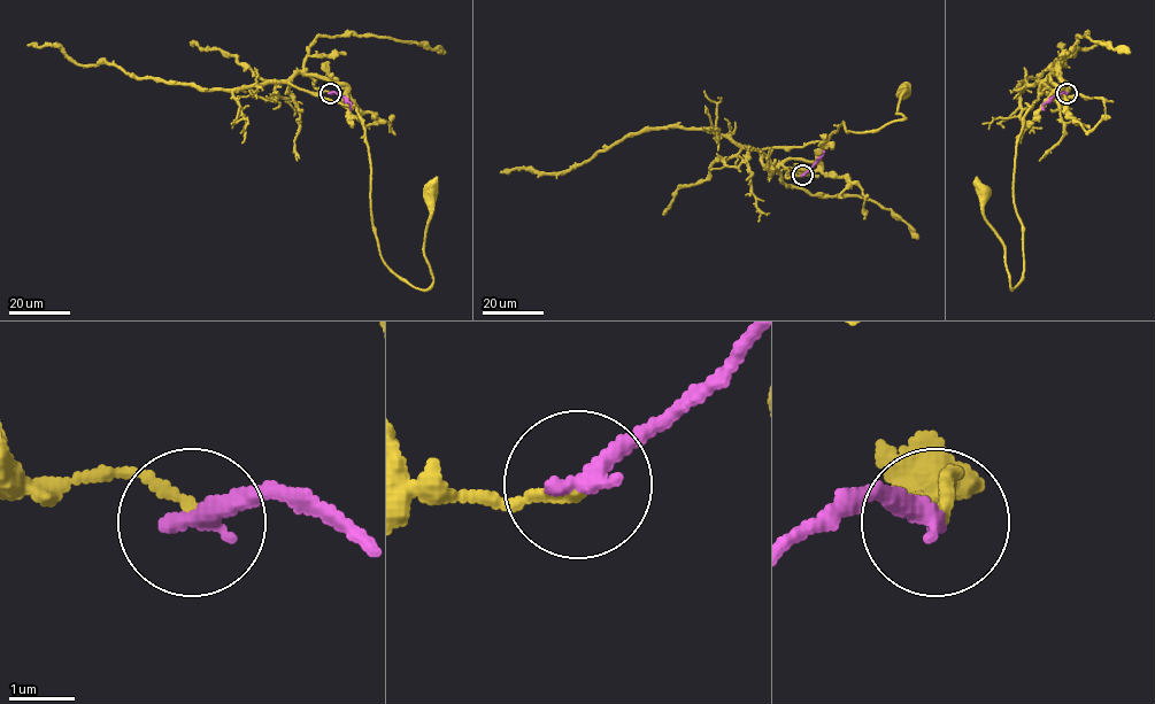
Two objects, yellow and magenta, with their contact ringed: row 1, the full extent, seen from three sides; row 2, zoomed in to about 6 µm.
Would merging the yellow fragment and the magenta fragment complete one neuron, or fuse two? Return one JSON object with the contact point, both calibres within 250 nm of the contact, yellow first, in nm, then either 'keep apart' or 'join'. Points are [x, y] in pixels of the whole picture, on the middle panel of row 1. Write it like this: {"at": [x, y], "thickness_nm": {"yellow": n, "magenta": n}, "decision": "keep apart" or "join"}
{"at": [802, 175], "thickness_nm": {"yellow": 170, "magenta": 360}, "decision": "keep apart"}

